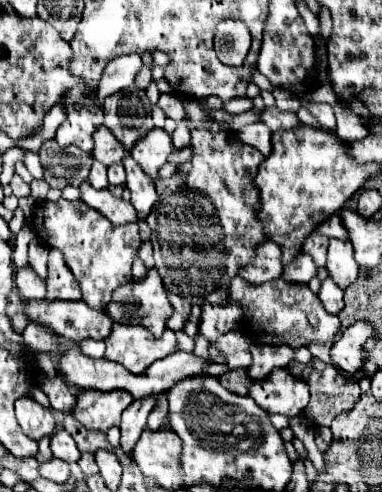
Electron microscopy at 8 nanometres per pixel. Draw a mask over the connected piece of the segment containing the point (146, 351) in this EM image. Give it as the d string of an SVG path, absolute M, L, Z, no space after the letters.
M114 324L112 334L104 342L104 356L134 374L142 374L154 360L172 354L177 348L175 332L168 328L160 338L154 338L150 332L144 332L144 326L122 324Z

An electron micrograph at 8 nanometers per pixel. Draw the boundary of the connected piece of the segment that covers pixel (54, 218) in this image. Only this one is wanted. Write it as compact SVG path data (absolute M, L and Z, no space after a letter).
M60 198L58 202L38 202L32 212L32 228L36 236L42 238L50 248L56 248L64 254L68 268L82 286L82 300L96 310L104 310L110 302L110 294L122 284L130 282L132 262L140 250L138 224L112 226L106 216L90 208L82 200L68 202Z

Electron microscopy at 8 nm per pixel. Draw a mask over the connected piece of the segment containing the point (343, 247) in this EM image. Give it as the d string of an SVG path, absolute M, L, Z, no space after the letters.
M330 240L328 248L328 274L340 286L346 288L358 278L358 264L354 262L354 248L348 240Z

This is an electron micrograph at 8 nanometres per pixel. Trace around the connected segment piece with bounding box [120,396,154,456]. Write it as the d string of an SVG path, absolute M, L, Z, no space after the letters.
M140 398L140 400L134 400L124 412L122 412L122 424L120 424L120 430L122 430L122 438L120 438L120 448L128 454L130 450L134 448L134 442L138 440L142 428L146 426L146 414L150 414L150 410L154 408L154 398Z

